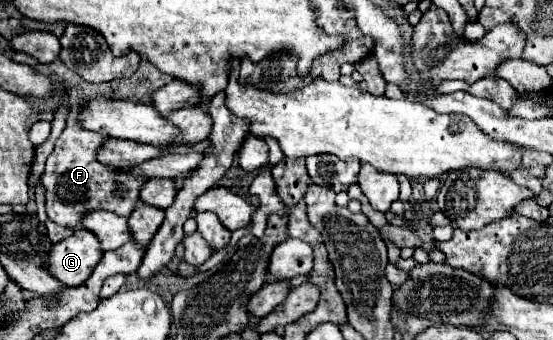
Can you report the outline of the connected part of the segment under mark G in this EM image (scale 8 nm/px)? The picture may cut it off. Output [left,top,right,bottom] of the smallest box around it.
[46,229,102,287]

